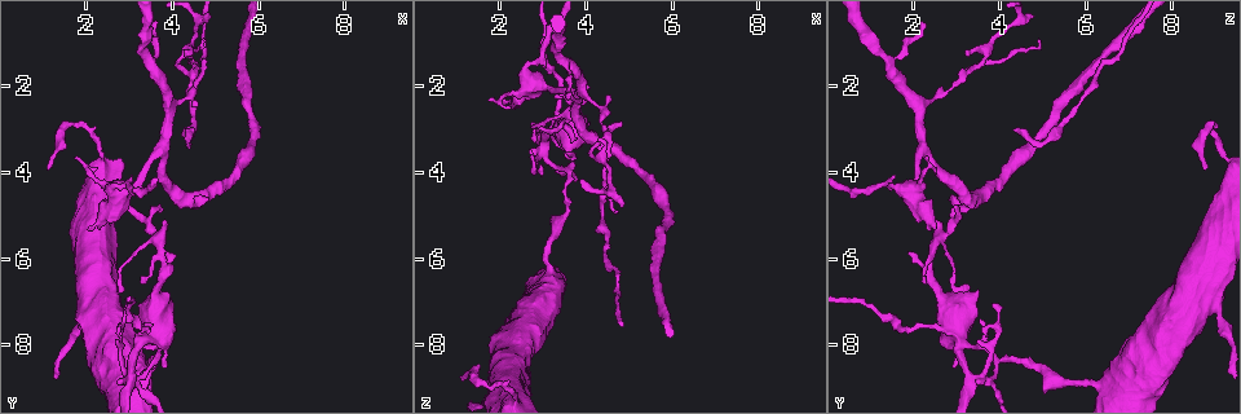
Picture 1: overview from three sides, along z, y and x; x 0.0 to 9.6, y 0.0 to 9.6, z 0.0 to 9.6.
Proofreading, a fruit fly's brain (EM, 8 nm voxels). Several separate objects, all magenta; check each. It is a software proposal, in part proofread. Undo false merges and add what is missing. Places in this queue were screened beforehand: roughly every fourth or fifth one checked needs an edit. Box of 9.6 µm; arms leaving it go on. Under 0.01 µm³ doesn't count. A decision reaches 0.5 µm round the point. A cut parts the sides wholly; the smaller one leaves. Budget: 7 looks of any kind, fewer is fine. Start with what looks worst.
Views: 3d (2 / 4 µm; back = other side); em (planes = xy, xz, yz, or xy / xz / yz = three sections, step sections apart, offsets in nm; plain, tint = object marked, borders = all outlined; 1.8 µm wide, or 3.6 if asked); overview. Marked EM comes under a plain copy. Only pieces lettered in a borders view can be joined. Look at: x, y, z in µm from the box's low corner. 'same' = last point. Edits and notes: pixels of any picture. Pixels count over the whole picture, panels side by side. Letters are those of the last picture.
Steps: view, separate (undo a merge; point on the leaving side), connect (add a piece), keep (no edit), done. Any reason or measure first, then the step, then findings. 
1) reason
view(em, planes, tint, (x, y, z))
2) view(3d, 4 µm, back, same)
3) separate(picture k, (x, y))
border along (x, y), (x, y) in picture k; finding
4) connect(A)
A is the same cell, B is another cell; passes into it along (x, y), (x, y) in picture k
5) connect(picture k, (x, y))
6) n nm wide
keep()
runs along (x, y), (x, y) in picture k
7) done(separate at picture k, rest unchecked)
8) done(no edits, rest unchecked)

looks like a crossing
view(em, 3.6 µm, xz, step 16, tint, (3.00, 8.80, 3.65))

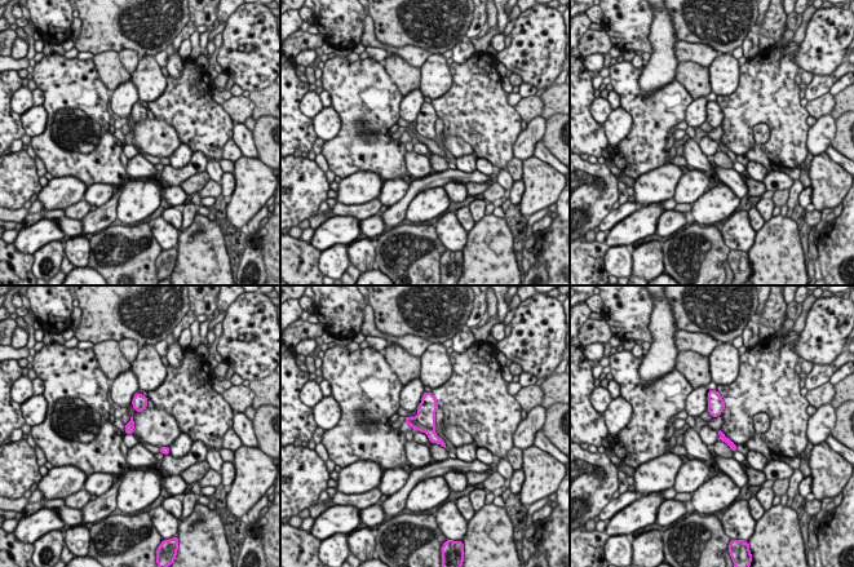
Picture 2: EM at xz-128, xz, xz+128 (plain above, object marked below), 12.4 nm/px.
view(em, 3.6 µm, planes, tint, same)

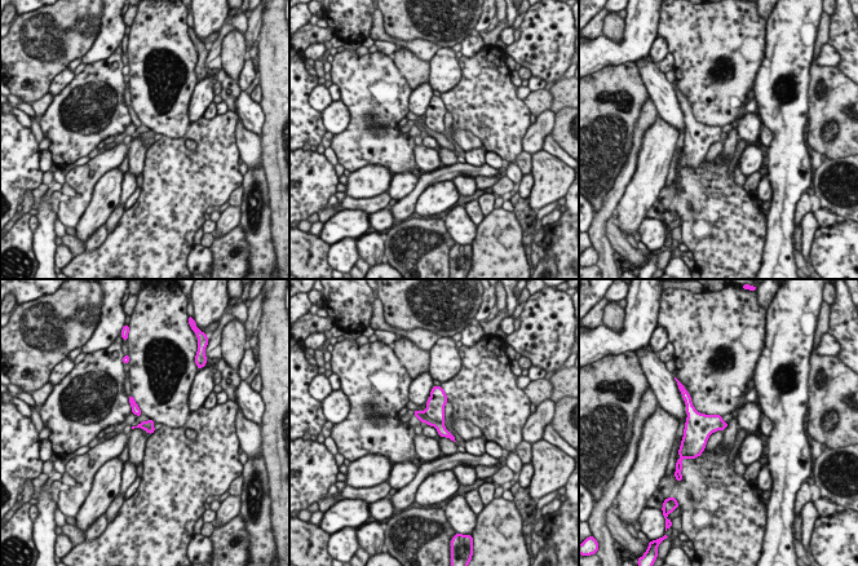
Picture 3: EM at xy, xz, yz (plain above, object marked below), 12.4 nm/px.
view(em, 3.6 µm, planes, borders, same)

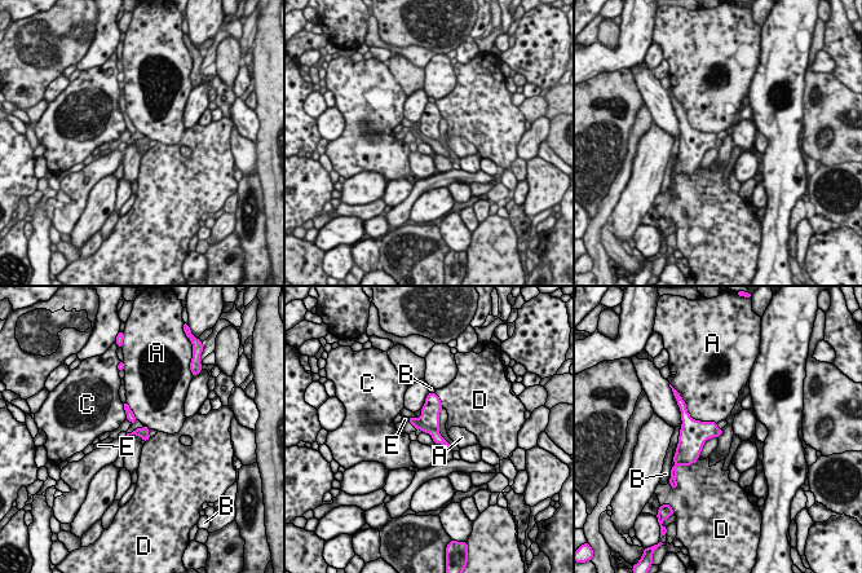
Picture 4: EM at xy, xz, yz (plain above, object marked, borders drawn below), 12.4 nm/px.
130 nm wide
separate(picture 4, (429, 417))
A, B, C, D and E are other cells; border along (419, 418), (424, 424), (437, 431) in picture 4; a second cell is stuck on

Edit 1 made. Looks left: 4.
view(overview)

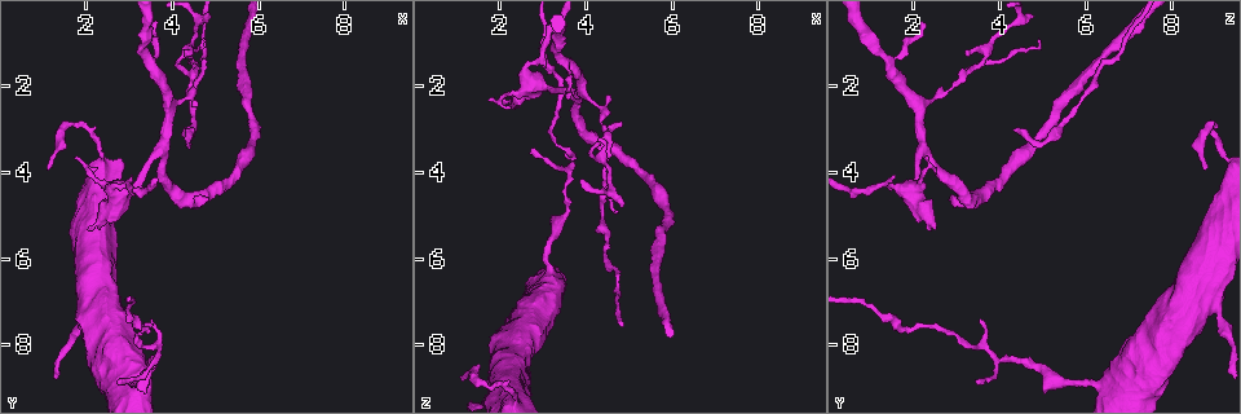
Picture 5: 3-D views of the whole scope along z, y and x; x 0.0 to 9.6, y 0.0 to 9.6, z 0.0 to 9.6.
thin end
view(3d, 4 µm, (4.50, 3.00, 4.35))

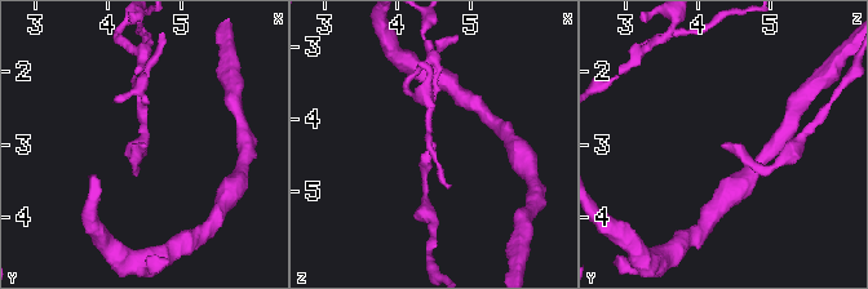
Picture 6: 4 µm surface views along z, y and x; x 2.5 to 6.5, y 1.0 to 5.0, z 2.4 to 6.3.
need the tissue
view(em, planes, borders, (4.45, 3.00, 4.35))

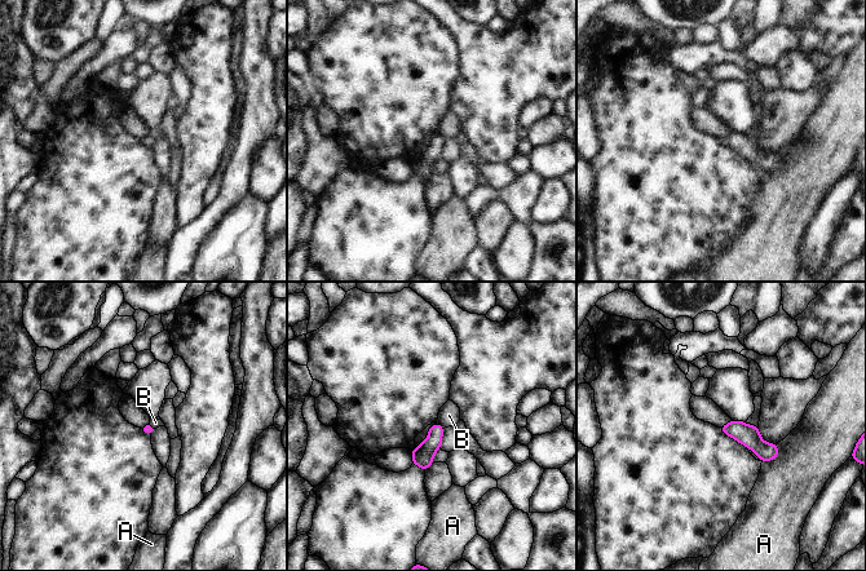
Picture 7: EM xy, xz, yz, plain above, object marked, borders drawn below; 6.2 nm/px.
keep()
A and B are other cells; runs along (724, 429), (737, 429), (774, 454) in picture 7; none of them fits

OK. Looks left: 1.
done(separate at picture 4, rest unchecked)

